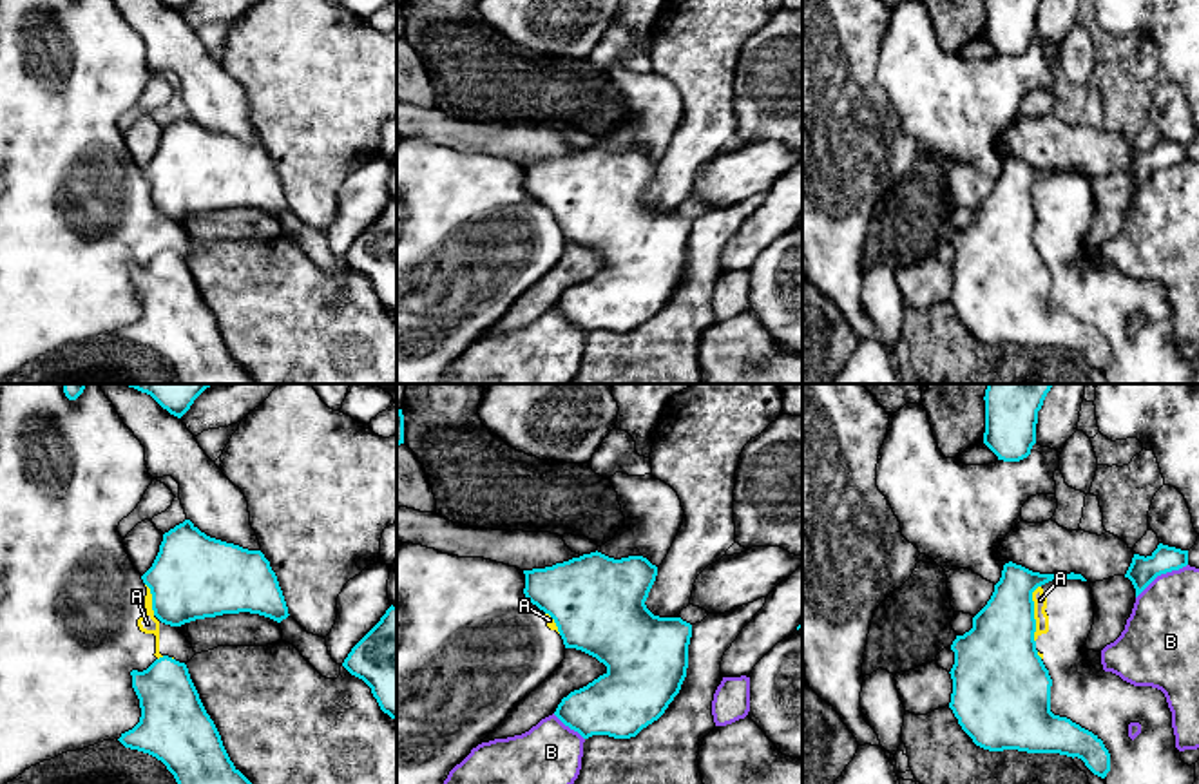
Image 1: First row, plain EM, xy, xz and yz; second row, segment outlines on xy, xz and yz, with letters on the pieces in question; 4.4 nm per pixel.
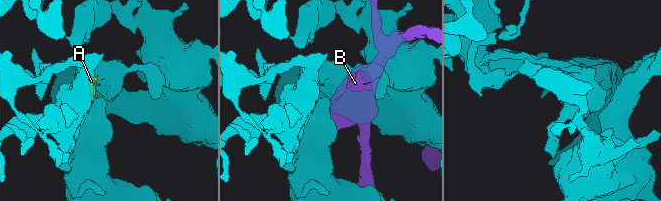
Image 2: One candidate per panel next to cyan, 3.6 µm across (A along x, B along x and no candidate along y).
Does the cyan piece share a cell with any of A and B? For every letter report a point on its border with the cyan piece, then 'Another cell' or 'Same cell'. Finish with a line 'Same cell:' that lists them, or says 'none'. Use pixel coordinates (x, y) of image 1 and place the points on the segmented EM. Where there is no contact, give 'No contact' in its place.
A: Touches cyan at yz (1033, 614). Another cell
B: Touches cyan at yz (1161, 573). Another cell
Same cell: none

